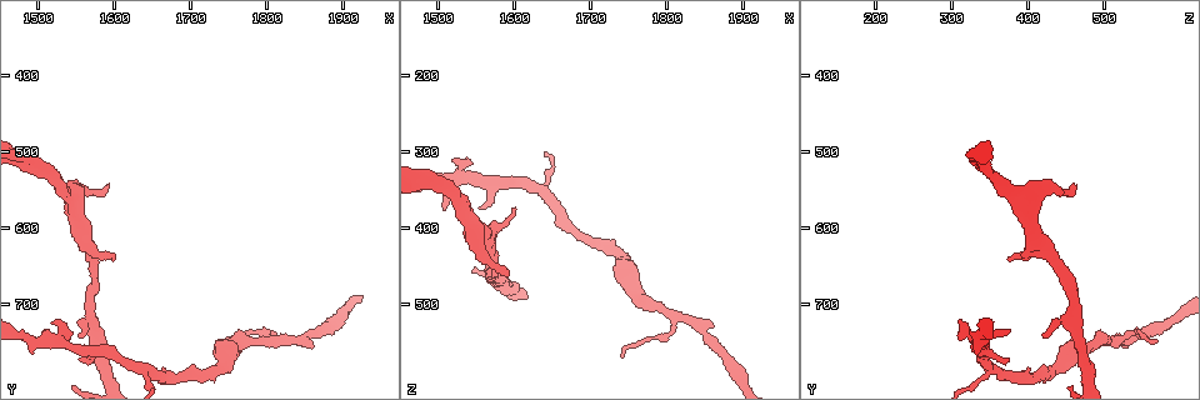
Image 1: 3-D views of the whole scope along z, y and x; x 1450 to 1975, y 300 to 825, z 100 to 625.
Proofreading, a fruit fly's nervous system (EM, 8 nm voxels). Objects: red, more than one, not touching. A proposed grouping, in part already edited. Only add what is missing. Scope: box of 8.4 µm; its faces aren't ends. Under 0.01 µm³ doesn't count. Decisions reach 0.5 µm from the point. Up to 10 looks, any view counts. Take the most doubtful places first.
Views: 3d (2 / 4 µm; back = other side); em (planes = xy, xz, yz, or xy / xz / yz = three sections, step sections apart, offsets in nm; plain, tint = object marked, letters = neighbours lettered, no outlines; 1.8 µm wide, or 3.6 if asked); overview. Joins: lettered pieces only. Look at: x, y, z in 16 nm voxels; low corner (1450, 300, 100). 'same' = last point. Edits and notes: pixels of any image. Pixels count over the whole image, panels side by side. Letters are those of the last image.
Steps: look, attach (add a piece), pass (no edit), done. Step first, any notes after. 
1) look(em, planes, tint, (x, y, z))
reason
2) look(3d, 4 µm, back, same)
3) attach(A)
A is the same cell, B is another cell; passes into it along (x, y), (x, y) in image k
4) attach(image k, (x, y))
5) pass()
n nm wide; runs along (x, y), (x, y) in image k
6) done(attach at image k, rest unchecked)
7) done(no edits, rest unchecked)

look(em, planes, plain, (1595, 545, 460))
free end

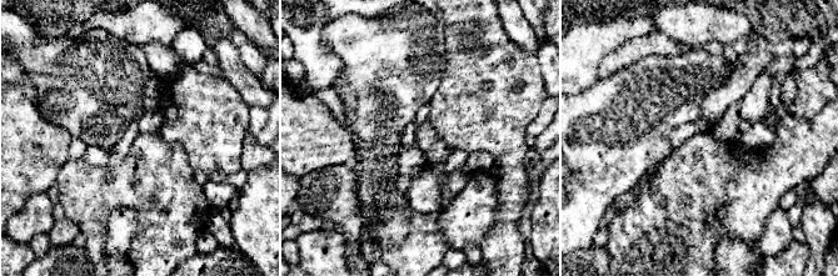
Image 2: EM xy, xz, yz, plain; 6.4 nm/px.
look(em, planes, tint, same)

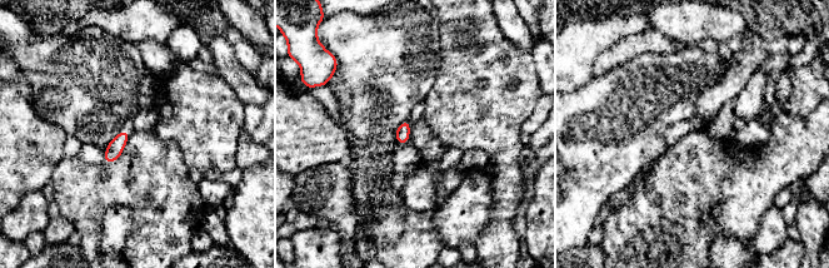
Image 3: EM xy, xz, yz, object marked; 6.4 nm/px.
look(em, planes, letters, same)

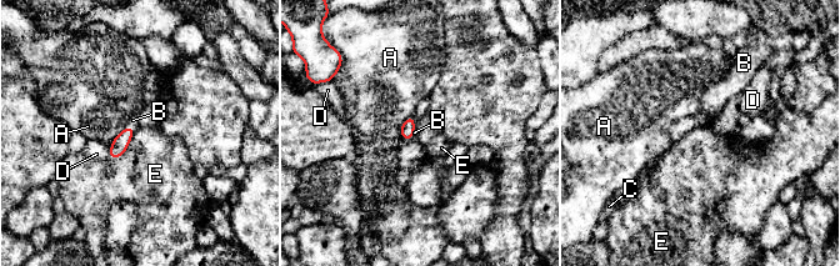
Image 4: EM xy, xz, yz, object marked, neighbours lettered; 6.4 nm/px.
attach(B)
E touches over 260 nm; B is the same cell, A, C, D and E are other cells; passes into it along (119, 145), (131, 126), (133, 120) in image 4; the cell continues

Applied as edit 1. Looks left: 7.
look(em, planes, plain, (1515, 720, 315))
free end

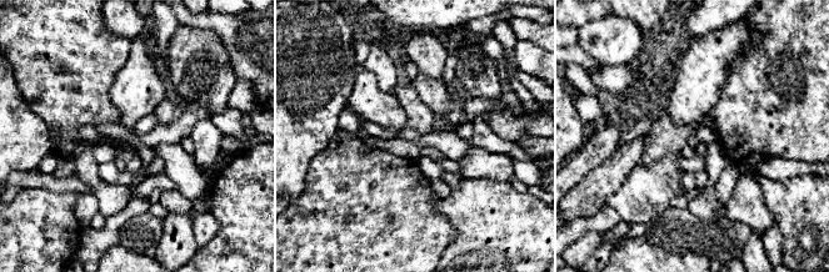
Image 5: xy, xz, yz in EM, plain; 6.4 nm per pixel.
look(em, planes, letters, same)
what lies round it

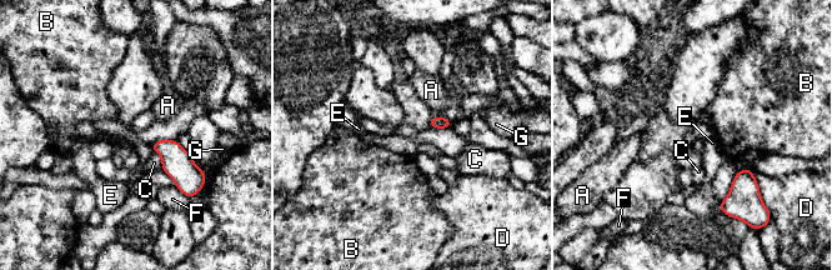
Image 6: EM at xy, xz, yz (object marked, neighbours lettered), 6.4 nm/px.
pass()
A, B, C, D, E, F and G are other cells; border along (434, 115), (444, 116) in image 6; no lettered piece goes on from it

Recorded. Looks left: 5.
look(em, planes, letters, (1600, 635, 375))
branch stops here

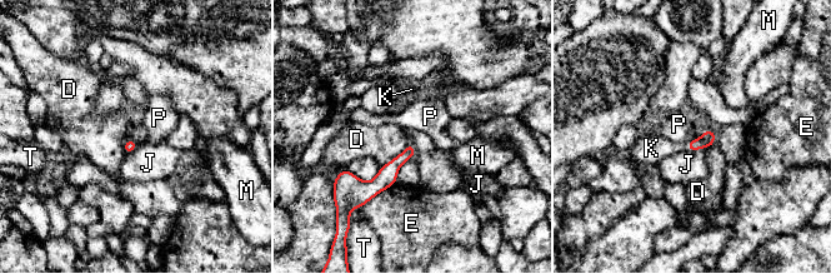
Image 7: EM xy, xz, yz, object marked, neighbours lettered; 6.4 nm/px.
attach(K)
K is the same cell, D, E, J, M, P and T are other cells; passes into it along (707, 139), (687, 147), (651, 148) in image 7; it goes on there

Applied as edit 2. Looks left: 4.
look(3d, 4 µm, (1550, 740, 420))
free end

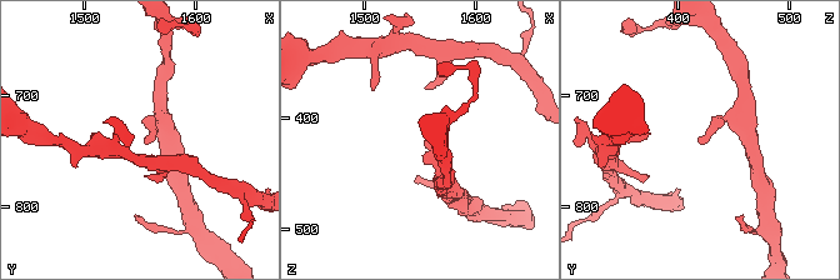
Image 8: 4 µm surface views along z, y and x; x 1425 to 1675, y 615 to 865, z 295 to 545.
look(em, planes, letters, (1554, 742, 422))
now the EM

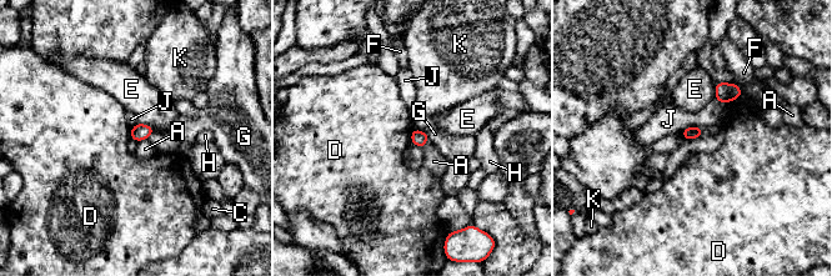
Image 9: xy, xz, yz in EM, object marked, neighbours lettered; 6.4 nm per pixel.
pass()
A, C, D, E, F, G, H, J and K are other cells; border along (741, 96), (722, 105) in image 9; no lettered piece goes on from it

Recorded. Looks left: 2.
done(attach at image 4, attach at image 7, rest unchecked)

